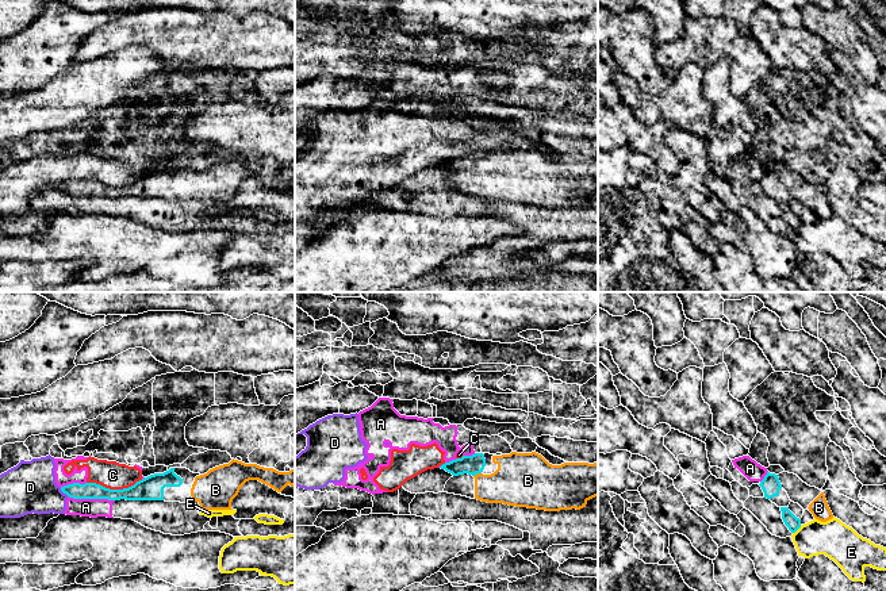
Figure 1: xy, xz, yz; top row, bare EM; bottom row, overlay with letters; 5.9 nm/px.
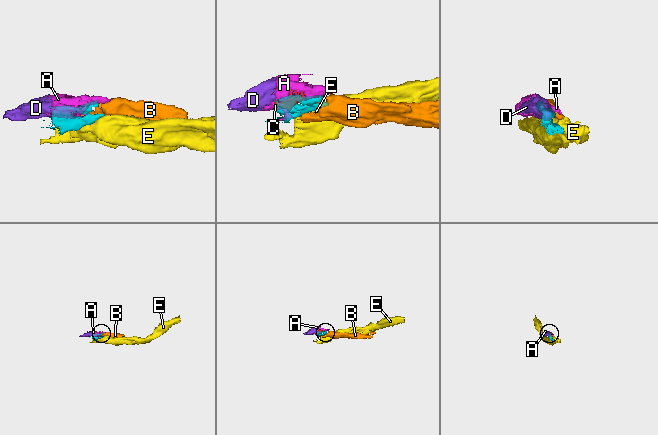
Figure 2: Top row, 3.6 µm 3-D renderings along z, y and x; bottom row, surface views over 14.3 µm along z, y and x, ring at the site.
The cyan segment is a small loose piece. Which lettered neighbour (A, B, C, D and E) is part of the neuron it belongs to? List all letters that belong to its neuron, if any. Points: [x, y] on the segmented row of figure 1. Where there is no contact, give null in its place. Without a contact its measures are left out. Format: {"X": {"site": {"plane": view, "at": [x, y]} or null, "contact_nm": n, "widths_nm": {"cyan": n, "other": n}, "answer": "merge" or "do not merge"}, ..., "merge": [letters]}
{"A": {"site": {"plane": "xy", "at": [91, 498]}, "contact_nm": 280, "widths_nm": {"cyan": 100, "other": 110}, "answer": "do not merge"}, "B": {"site": {"plane": "xz", "at": [476, 474]}, "contact_nm": 50, "widths_nm": {"cyan": 120, "other": 280}, "answer": "merge"}, "C": {"site": {"plane": "xy", "at": [114, 490]}, "contact_nm": 340, "widths_nm": {"cyan": 140, "other": 160}, "answer": "do not merge"}, "D": {"site": {"plane": "xy", "at": [64, 492]}, "contact_nm": 80, "widths_nm": {"cyan": 100, "other": 300}, "answer": "do not merge"}, "E": {"site": {"plane": "yz", "at": [797, 529]}, "contact_nm": 80, "widths_nm": {"cyan": 80, "other": 220}, "answer": "do not merge"}, "merge": ["B"]}

